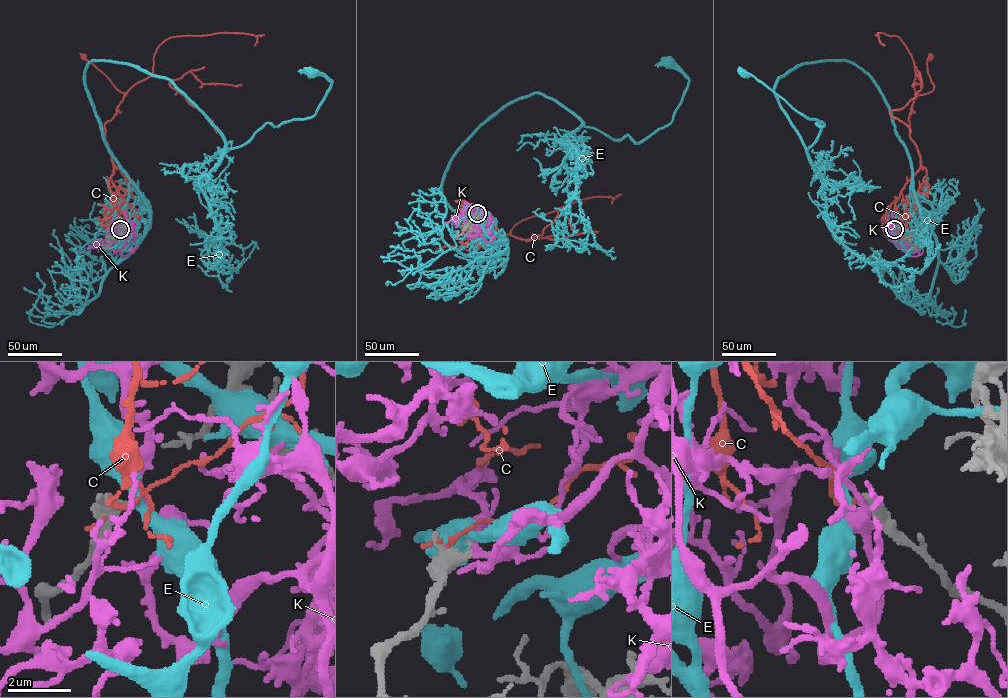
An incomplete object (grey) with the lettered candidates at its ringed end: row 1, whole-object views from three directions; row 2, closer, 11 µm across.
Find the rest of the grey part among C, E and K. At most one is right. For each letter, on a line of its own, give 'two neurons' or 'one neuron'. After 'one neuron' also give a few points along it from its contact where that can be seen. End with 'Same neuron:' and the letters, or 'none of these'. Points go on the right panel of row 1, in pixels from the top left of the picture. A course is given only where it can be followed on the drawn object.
C: two neurons
E: two neurons
K: one neuron; it runs (894, 229), (895, 233), (890, 232), (889, 236), (908, 254), (917, 256), (923, 249), (913, 251)
Same neuron: K

